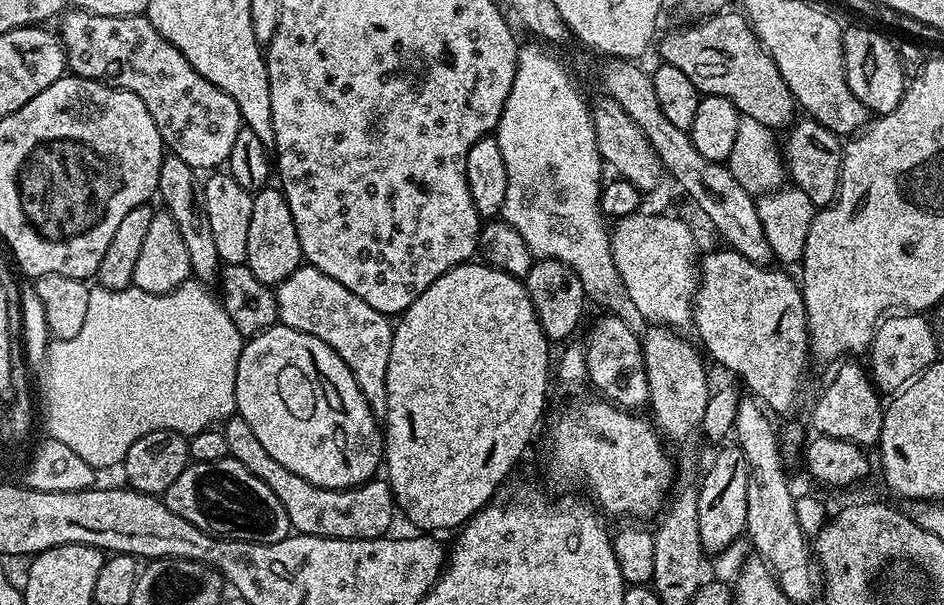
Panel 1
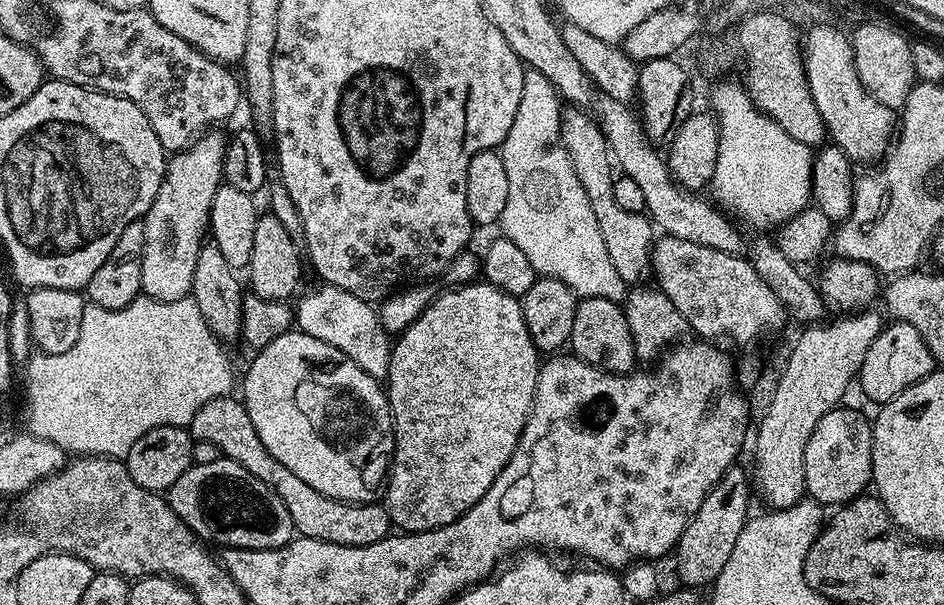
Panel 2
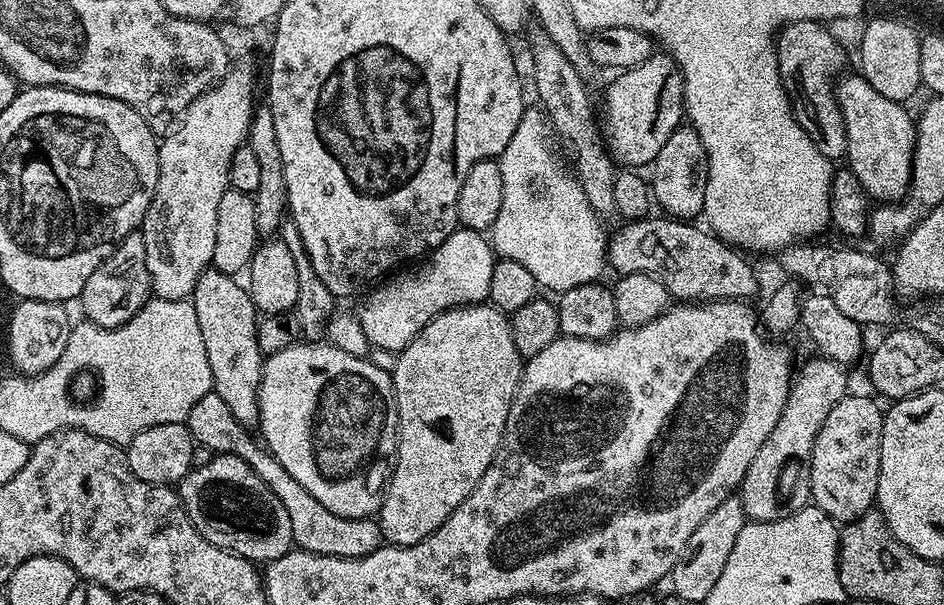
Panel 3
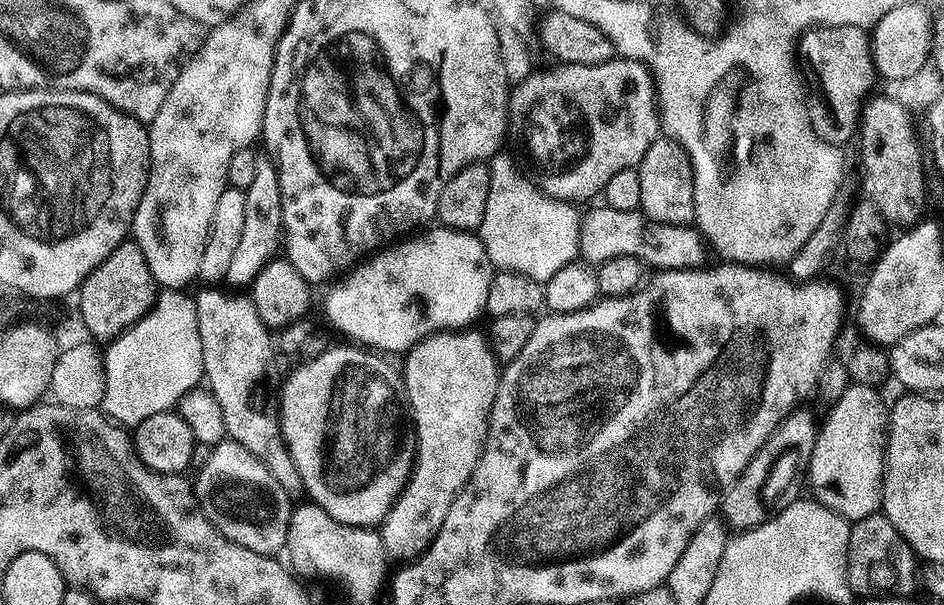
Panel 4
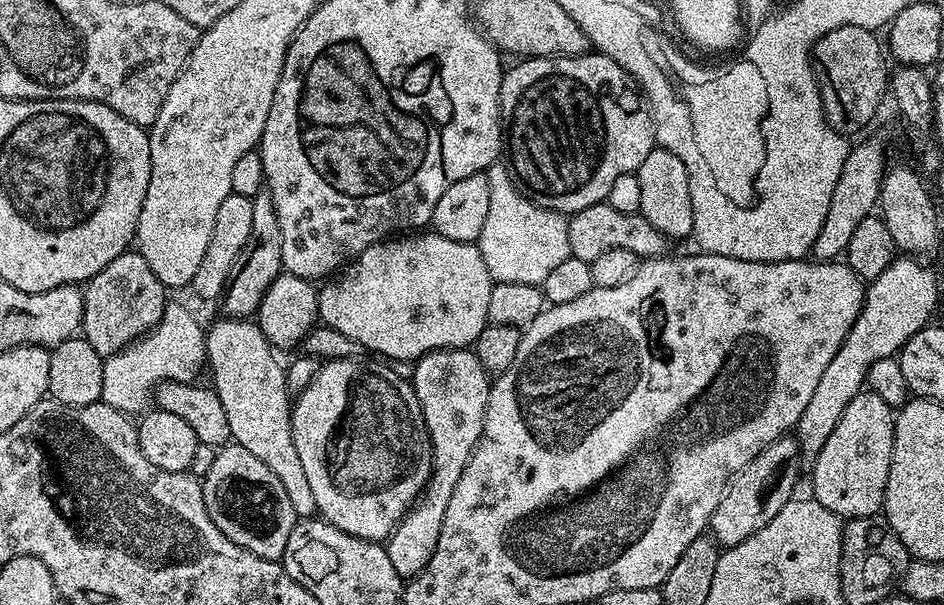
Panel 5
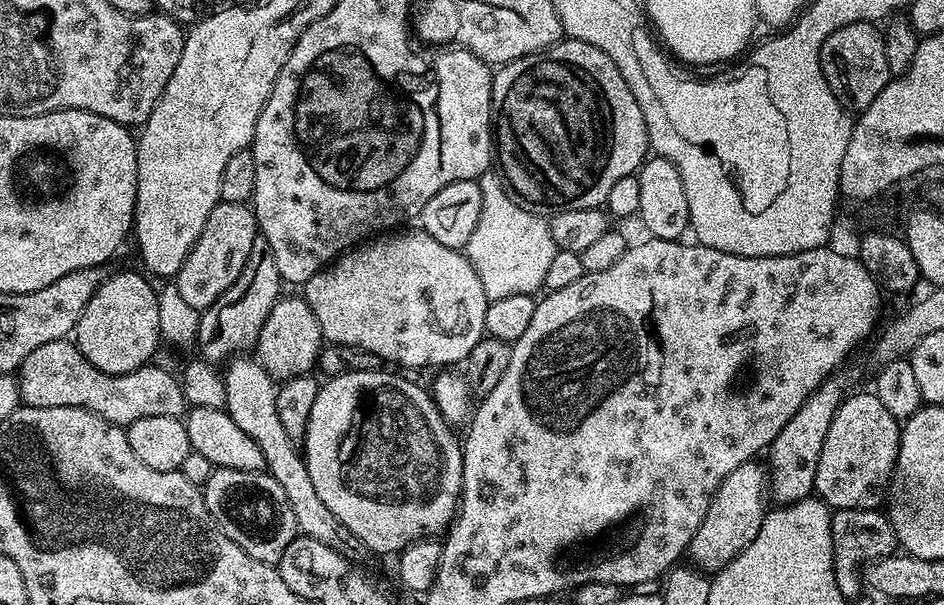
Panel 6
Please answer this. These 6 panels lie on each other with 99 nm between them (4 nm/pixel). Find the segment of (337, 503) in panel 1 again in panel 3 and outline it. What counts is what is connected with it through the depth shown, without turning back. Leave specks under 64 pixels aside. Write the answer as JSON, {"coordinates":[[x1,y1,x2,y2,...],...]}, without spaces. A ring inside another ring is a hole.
{"coordinates":[[213,390,206,394,194,405,194,410,190,410,186,421,192,439,202,448,208,448,214,454,231,454,240,456,242,462,246,462,266,482,266,486,277,498,286,506,286,514,290,514,290,526,292,527,292,542,299,551,313,552,323,556,345,556,354,558,355,556,365,556,381,547,382,537,380,526,375,519,346,518,326,510,306,486,298,486,290,474,273,458,272,453,262,447,261,441,255,435,251,436,251,431,246,430,245,425,234,418,230,406,222,402,219,394]]}

